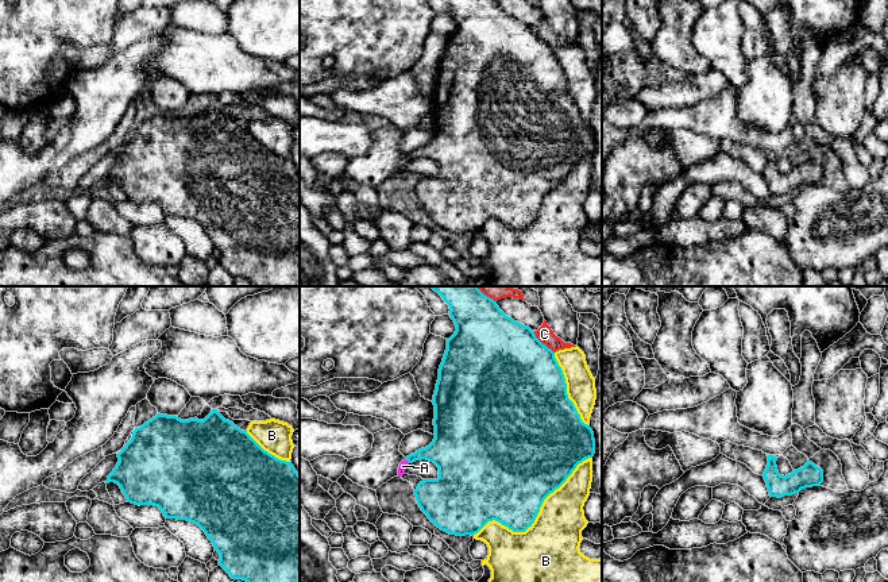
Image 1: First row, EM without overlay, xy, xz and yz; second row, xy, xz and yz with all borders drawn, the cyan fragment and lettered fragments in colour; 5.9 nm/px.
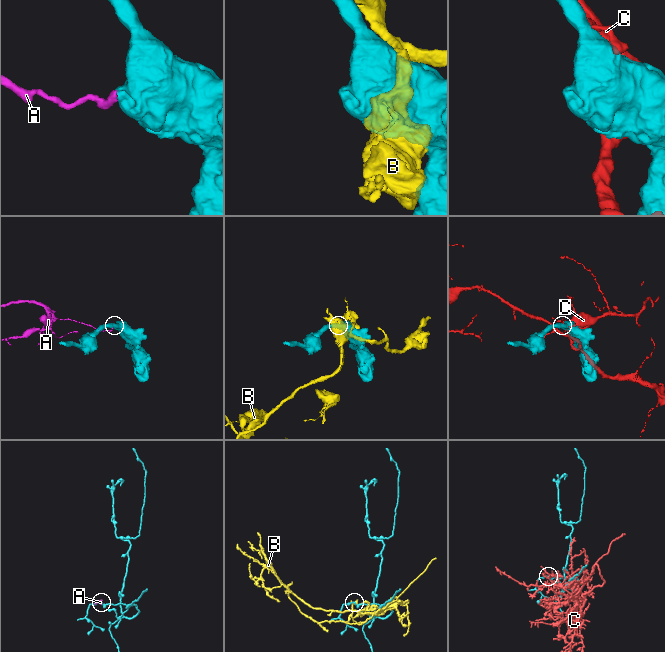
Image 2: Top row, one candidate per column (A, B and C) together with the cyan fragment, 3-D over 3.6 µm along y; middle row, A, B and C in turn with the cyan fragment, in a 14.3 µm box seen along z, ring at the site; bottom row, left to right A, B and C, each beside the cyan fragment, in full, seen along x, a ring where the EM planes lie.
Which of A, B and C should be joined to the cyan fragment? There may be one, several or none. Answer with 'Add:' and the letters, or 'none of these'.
Add: none of these

